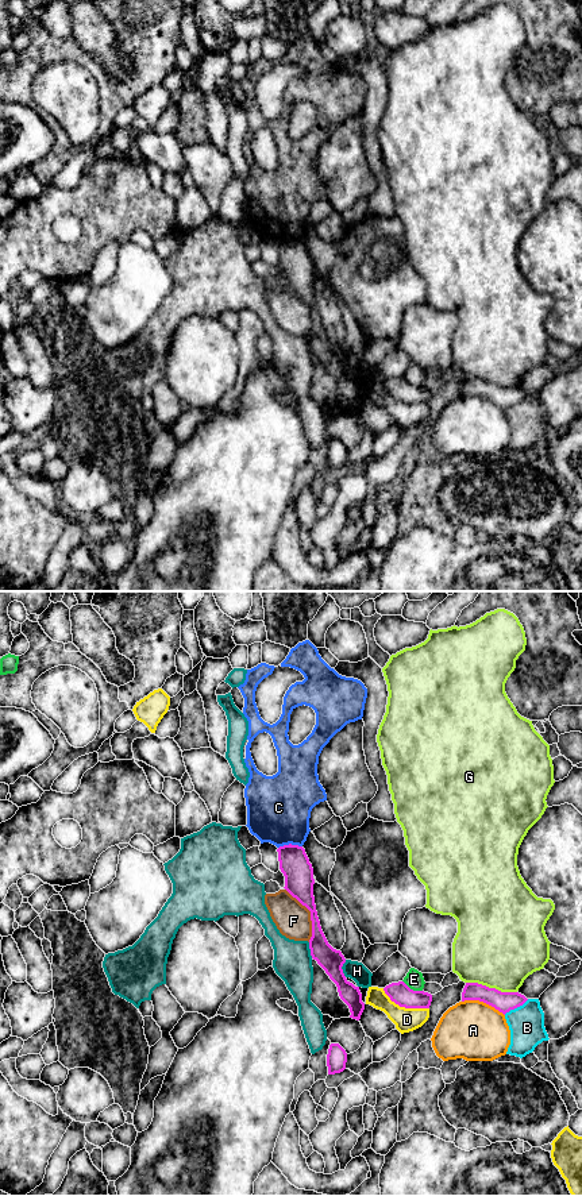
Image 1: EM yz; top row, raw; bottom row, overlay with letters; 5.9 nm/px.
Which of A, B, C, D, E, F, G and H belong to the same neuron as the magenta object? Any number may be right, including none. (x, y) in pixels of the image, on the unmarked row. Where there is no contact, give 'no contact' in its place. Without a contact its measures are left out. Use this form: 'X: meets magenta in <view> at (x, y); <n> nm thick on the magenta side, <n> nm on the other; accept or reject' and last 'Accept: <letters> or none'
A: meets magenta in yz at (484, 397); 120 nm thick on the magenta side, 360 nm on the other; reject
B: meets magenta in yz at (516, 402); 120 nm thick on the magenta side, 200 nm on the other; reject
C: meets magenta in yz at (289, 239); 180 nm thick on the magenta side, 380 nm on the other; reject
D: meets magenta in yz at (404, 401); 130 nm thick on the magenta side, 140 nm on the other; reject
E: meets magenta in yz at (412, 385); 130 nm thick on the magenta side, 110 nm on the other; reject
F: meets magenta in yz at (311, 309); 180 nm thick on the magenta side, 200 nm on the other; reject
G: meets magenta in yz at (492, 384); 120 nm thick on the magenta side, 480 nm on the other; reject
H: meets magenta in yz at (340, 363); 140 nm thick on the magenta side, 110 nm on the other; reject
Accept: none

